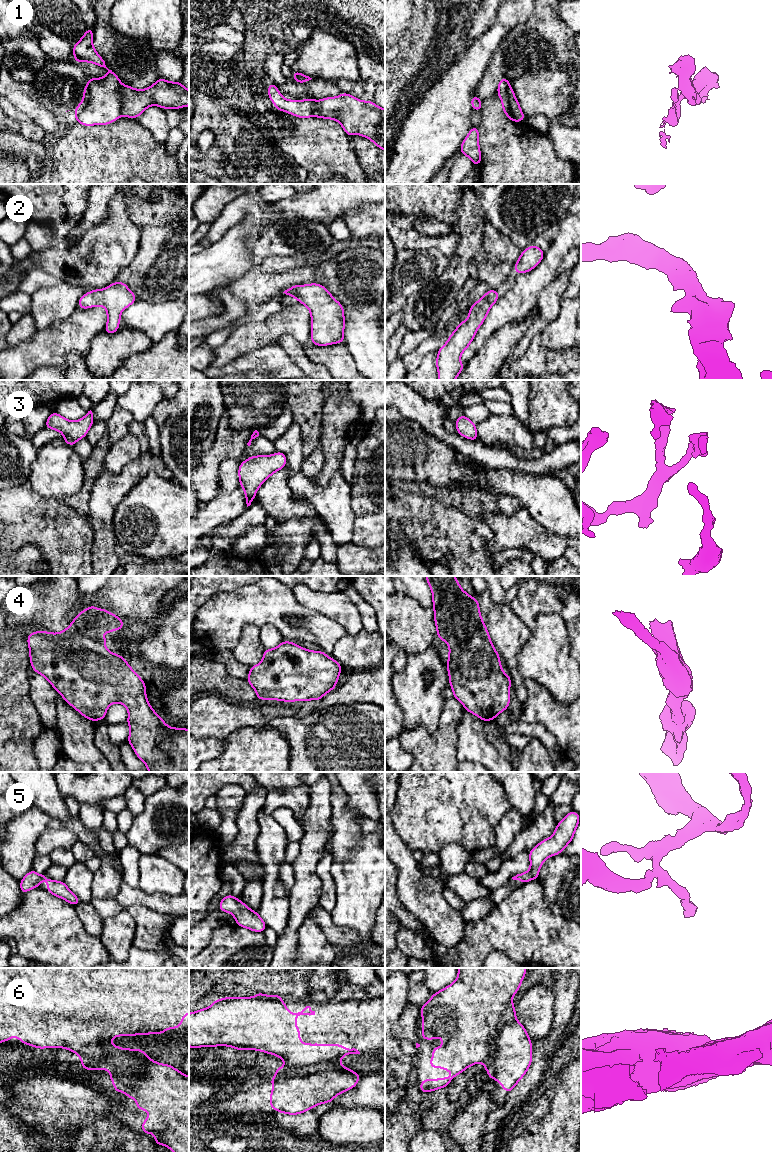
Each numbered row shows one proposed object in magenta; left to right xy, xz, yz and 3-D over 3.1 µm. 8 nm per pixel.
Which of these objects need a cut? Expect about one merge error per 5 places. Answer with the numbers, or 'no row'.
1, 6

